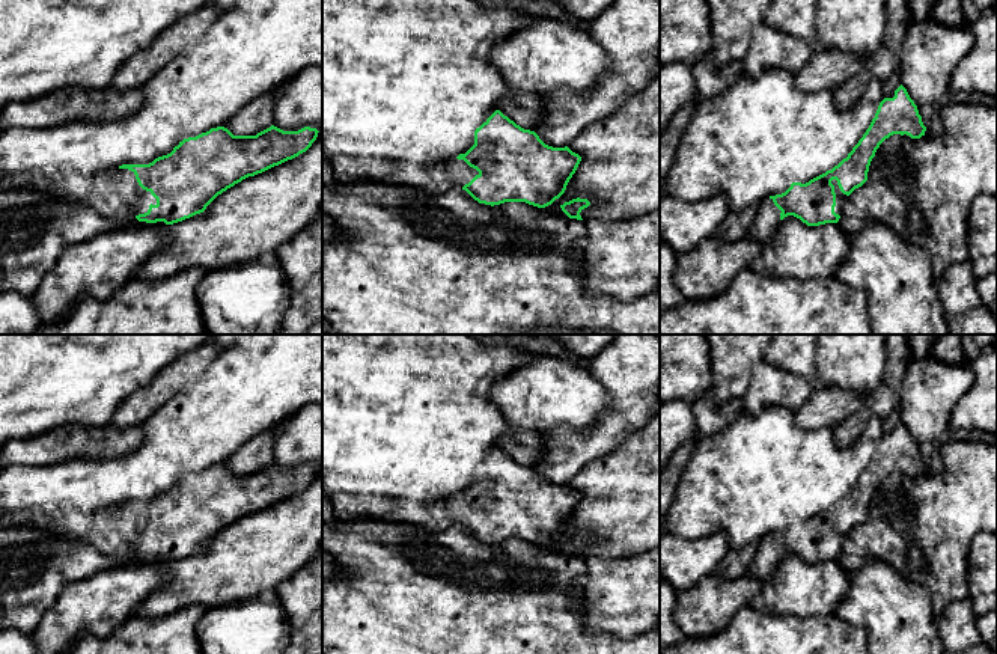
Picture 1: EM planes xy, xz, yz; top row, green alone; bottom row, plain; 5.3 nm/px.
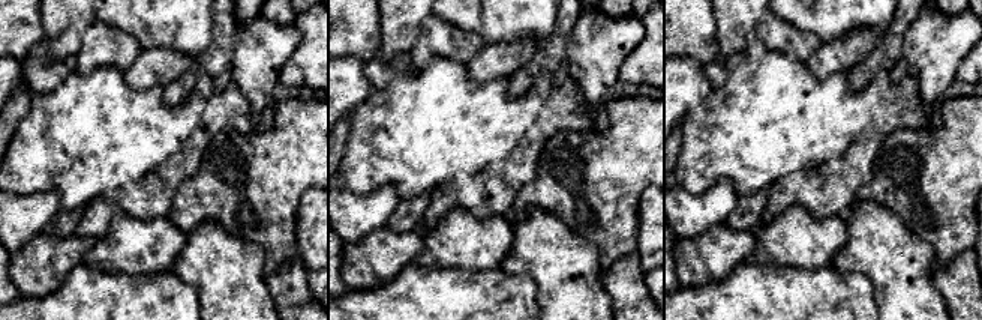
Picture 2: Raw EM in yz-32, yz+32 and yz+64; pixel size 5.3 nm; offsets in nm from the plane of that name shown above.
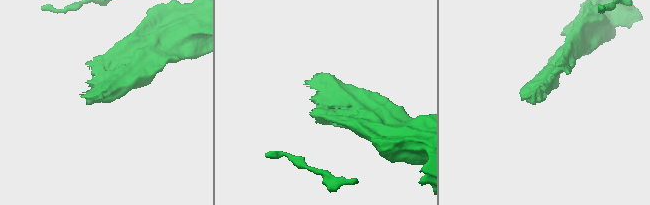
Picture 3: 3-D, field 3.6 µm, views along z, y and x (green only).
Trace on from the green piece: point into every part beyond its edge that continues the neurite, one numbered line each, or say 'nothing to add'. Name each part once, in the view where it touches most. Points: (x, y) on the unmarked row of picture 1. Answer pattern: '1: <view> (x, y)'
1: xy (115, 531)

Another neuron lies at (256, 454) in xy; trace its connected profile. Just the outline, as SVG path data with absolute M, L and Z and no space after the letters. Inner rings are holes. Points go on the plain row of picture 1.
M279 423L247 442L224 461L224 466L227 466L233 473L256 473L270 466L273 463L274 435L282 429L282 426L283 423Z

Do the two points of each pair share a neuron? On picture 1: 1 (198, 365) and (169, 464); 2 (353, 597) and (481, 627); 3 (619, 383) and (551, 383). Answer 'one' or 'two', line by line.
1: two
2: one
3: two

